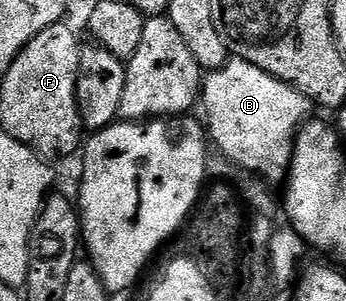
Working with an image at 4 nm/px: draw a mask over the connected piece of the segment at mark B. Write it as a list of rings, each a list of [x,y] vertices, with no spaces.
[[[230,57],[223,68],[204,75],[200,101],[203,106],[205,102],[203,122],[208,137],[227,161],[266,178],[261,179],[266,183],[286,181],[297,132],[310,117],[311,103],[307,96],[263,72],[263,68],[255,68],[255,64],[242,58]]]

